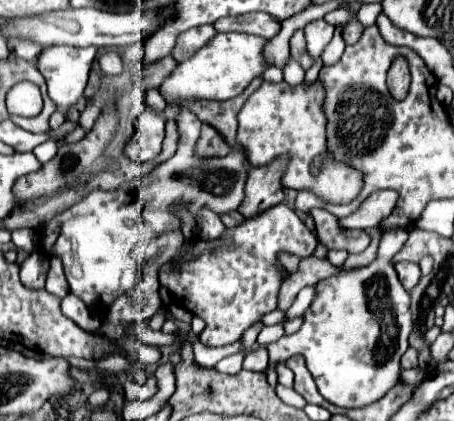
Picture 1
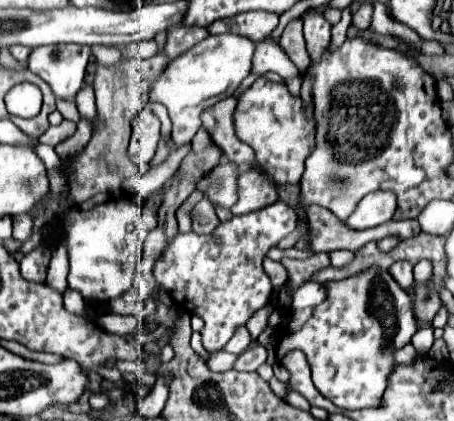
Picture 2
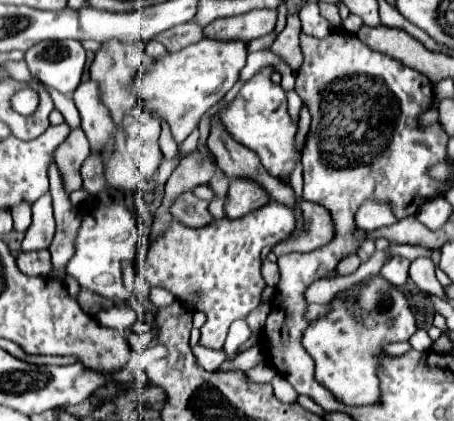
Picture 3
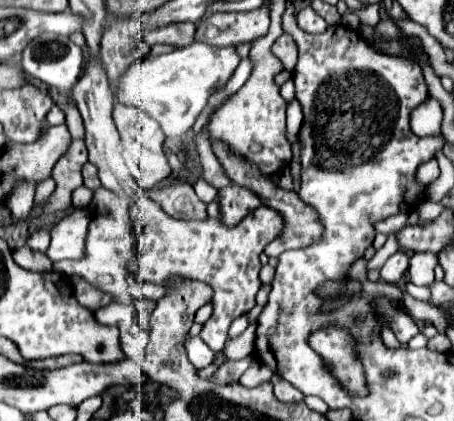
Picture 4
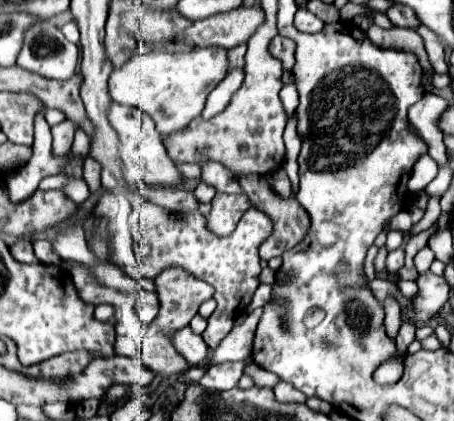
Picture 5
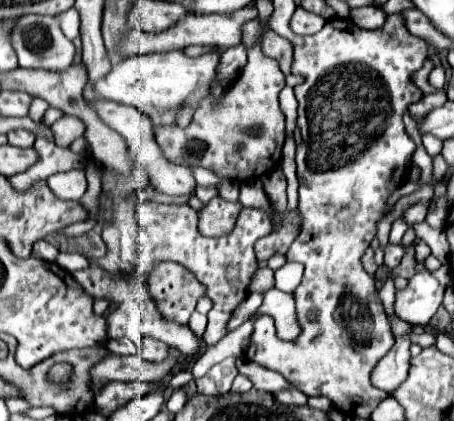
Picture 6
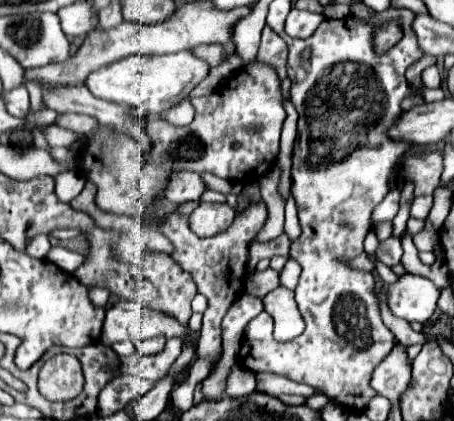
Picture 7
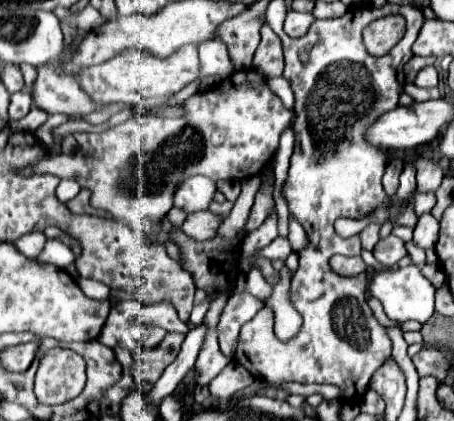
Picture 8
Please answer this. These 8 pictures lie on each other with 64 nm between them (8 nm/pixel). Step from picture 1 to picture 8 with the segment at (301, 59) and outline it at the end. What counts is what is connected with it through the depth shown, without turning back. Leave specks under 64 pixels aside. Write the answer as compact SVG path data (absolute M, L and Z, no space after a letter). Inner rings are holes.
M264 24L262 30L262 40L260 40L260 46L256 48L256 54L254 54L254 60L252 60L252 68L268 78L274 78L274 76L282 76L282 70L284 70L284 56L282 56L282 44L280 44L280 38Z

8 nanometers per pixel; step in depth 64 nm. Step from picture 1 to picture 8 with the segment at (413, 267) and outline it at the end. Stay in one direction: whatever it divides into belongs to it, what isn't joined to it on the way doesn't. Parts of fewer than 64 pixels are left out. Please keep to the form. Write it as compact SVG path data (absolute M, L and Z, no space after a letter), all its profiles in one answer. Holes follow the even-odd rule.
M392 234L386 236L386 238L382 238L382 240L374 246L372 254L374 254L374 258L376 258L384 268L392 268L392 266L396 266L404 256L408 256L408 252L406 252L406 248L404 248L404 242L402 242L400 238L392 236Z

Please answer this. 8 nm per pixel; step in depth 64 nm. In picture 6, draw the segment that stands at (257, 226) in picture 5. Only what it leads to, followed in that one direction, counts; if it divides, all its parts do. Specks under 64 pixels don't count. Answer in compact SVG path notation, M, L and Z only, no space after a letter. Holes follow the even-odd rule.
M138 206L136 220L140 226L140 234L146 236L146 242L138 242L138 252L150 262L158 264L160 260L178 262L188 268L200 284L206 286L206 296L212 300L212 310L208 313L206 332L202 342L206 346L218 344L226 336L226 322L236 304L248 296L248 284L252 274L256 272L256 256L254 256L254 242L268 232L272 232L272 220L268 212L260 208L242 208L236 220L236 226L230 234L220 238L206 238L196 228L196 210L190 206Z

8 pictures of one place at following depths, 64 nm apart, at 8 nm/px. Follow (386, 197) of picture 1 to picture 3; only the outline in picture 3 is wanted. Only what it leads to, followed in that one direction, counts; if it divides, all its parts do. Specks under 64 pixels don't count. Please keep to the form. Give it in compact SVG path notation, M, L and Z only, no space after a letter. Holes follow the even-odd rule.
M368 202L360 208L360 212L356 214L356 224L368 232L372 230L380 230L380 228L386 228L390 224L396 224L398 218L390 212L388 206L382 206L382 204L374 204L374 202Z

